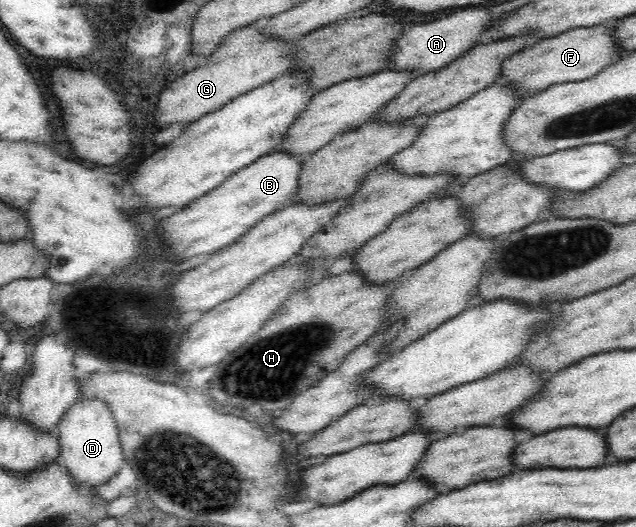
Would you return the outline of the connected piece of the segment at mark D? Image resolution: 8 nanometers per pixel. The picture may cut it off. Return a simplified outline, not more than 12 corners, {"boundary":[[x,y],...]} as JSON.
{"boundary":[[79,394],[60,418],[58,460],[96,487],[125,460],[100,396]]}

